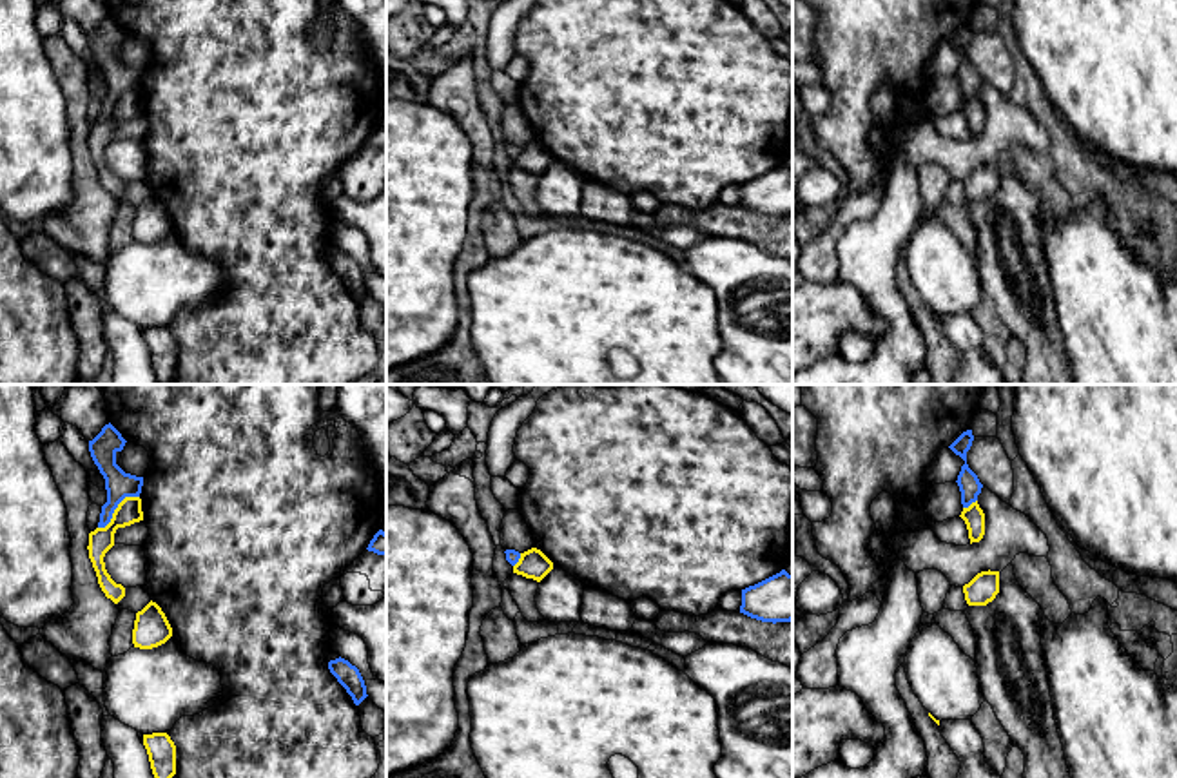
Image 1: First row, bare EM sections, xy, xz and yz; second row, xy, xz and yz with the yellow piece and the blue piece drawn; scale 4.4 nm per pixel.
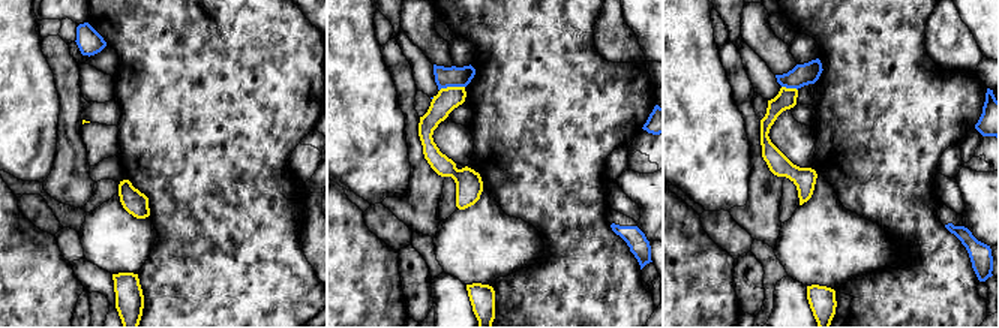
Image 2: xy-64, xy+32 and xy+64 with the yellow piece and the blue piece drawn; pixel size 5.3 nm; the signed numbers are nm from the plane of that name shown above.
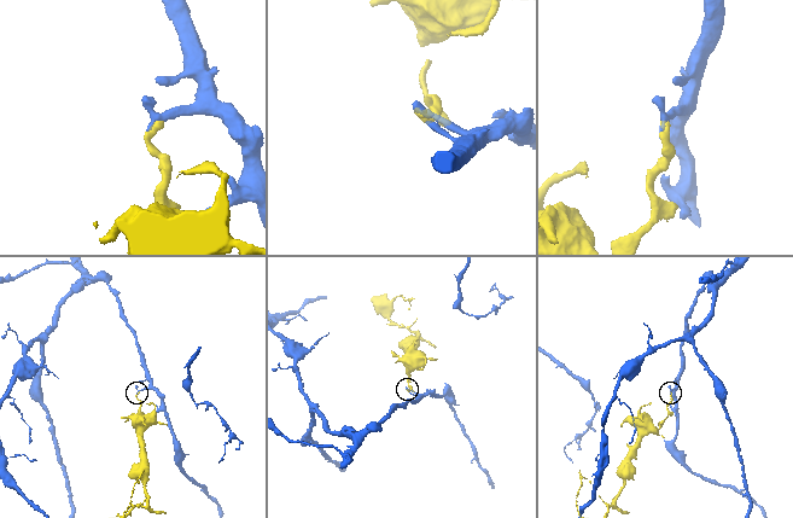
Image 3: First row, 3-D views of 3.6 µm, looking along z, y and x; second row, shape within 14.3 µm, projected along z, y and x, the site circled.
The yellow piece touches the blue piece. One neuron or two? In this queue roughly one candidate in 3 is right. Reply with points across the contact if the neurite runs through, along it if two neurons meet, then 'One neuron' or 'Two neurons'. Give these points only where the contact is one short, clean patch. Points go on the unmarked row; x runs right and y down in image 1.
Boundary: xy (138, 89), (127, 89), (113, 111), (98, 122). Two neurons

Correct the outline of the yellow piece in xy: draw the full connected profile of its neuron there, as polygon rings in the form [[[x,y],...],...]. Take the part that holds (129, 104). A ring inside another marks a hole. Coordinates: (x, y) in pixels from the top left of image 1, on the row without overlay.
[[[125,91],[112,107],[105,122],[96,122],[89,127],[89,152],[98,170],[98,178],[107,192],[118,198],[125,190],[125,181],[116,178],[105,163],[103,151],[114,140],[114,127],[118,122],[131,120],[143,114],[141,92]]]

